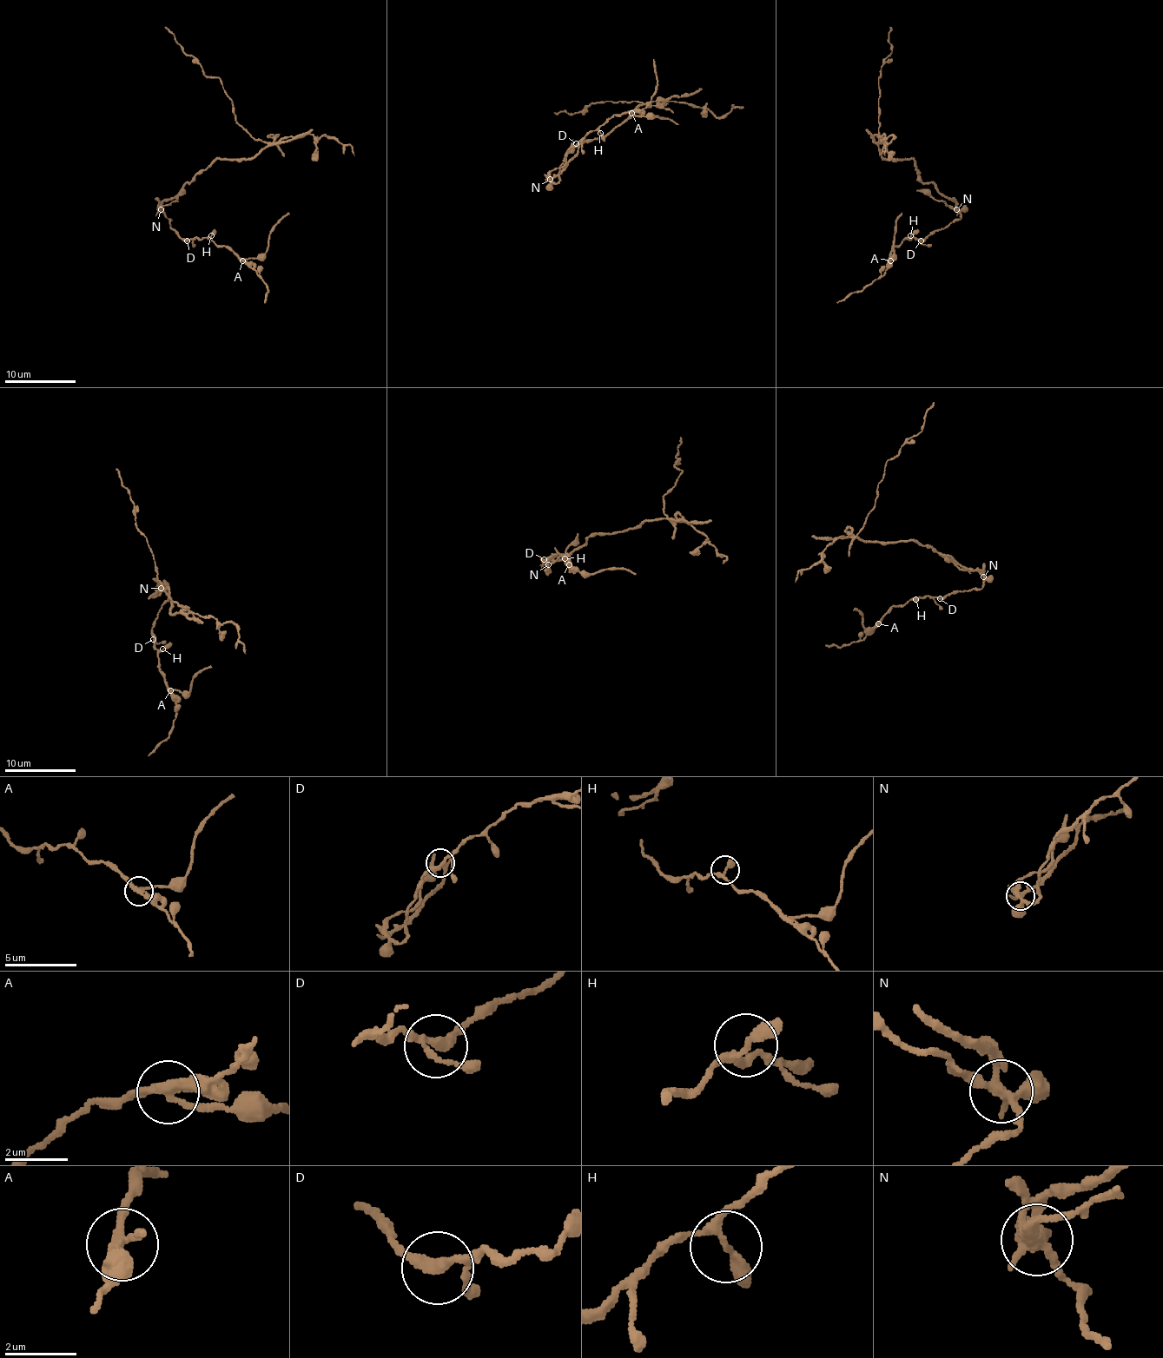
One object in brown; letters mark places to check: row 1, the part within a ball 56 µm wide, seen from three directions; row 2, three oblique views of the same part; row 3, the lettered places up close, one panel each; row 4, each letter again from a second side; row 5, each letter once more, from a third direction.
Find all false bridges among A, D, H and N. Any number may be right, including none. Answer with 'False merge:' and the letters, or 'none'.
False merge: A, N

